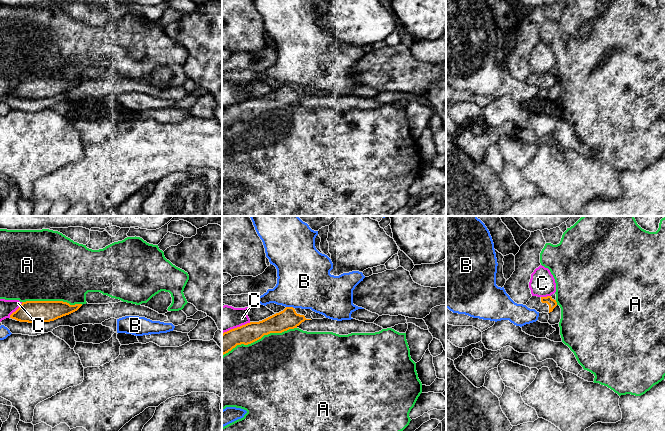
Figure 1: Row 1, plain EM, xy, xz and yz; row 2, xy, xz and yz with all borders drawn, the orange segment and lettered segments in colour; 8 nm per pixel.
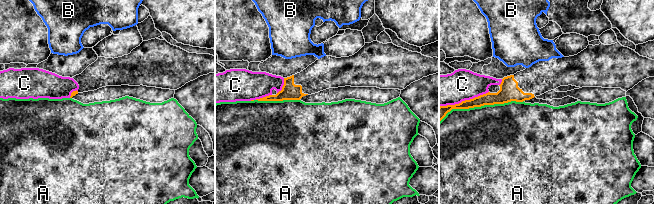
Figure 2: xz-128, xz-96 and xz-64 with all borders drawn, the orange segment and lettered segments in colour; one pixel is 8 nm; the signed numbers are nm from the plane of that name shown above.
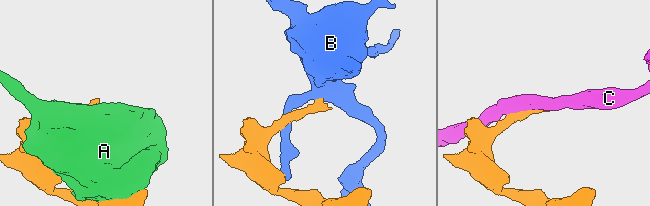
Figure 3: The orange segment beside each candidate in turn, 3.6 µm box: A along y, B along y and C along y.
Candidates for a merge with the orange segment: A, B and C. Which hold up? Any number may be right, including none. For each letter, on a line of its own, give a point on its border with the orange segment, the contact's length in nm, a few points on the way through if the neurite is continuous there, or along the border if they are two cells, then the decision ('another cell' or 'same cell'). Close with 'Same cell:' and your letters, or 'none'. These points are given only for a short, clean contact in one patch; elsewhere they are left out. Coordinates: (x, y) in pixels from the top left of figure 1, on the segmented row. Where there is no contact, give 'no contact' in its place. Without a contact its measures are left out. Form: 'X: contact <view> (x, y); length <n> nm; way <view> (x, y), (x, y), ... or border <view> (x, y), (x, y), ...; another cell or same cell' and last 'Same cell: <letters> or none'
A: contact xz (259, 338); length 650 nm; another cell
B: contact xz (290, 307); length 70 nm; another cell
C: contact xy (16, 310); length 170 nm; another cell
Same cell: none

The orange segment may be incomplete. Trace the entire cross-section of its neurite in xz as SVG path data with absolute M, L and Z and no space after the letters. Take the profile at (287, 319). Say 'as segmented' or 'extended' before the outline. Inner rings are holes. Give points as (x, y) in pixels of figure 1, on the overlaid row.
extended | M286 307L283 311L276 313L262 321L250 322L240 327L231 329L222 334L222 356L237 345L248 345L264 335L270 333L282 333L289 329L297 328L305 320L312 320L311 309L305 309L307 314L297 314L293 307Z

